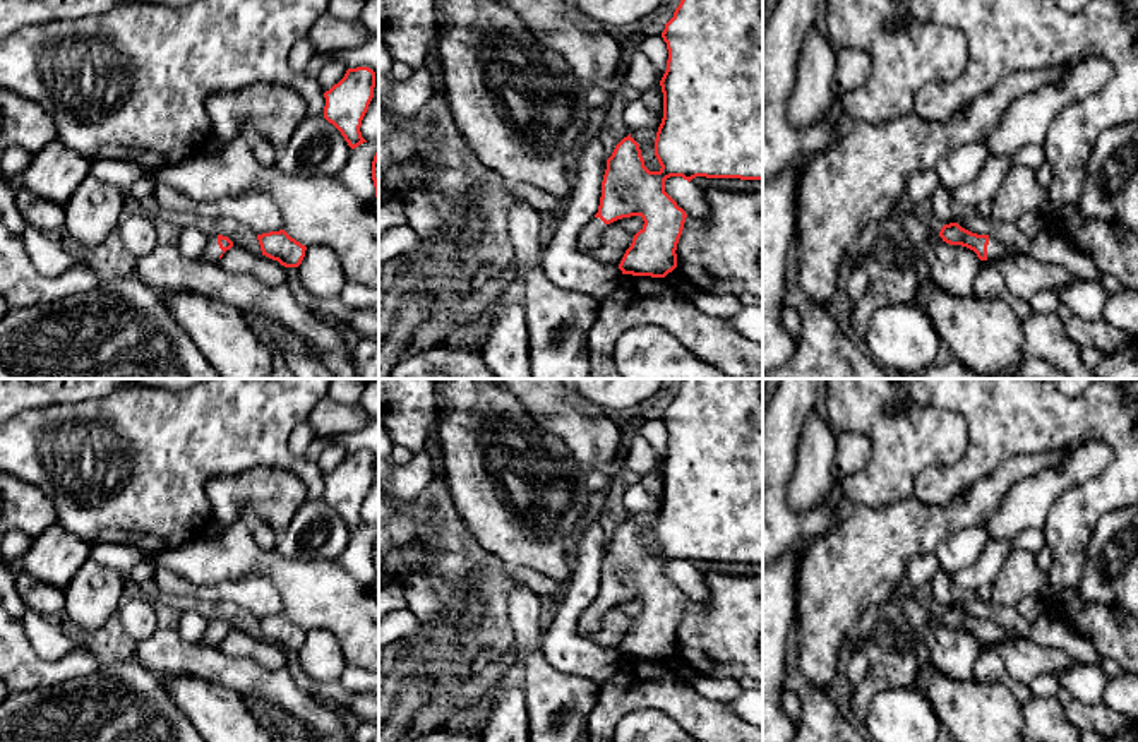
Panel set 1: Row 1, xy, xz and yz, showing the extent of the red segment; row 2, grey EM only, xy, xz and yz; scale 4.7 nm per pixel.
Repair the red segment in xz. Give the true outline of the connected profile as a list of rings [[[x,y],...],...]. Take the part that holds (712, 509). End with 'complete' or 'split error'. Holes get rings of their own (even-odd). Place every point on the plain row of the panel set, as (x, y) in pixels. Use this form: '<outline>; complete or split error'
[[[684,379],[674,401],[662,416],[667,427],[667,454],[660,464],[663,476],[663,502],[655,523],[658,555],[644,550],[639,528],[624,521],[607,543],[598,596],[578,620],[578,634],[596,634],[603,613],[622,601],[641,600],[644,608],[634,619],[619,653],[622,658],[665,661],[677,651],[677,627],[684,613],[686,595],[665,576],[665,564],[696,560],[763,564],[763,379]]]; split error

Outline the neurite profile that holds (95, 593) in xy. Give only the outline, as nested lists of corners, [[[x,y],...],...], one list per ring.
[[[89,559],[63,588],[63,612],[86,631],[99,629],[120,608],[127,579]]]

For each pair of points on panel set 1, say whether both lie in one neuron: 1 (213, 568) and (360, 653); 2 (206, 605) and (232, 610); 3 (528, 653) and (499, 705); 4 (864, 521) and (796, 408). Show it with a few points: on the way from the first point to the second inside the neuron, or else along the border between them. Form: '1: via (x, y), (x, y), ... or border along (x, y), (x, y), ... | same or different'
1: via (252, 564), (271, 564), (288, 574), (331, 614) | same
2: via (213, 610), (225, 610) | same
3: border along (521, 688), (530, 724) | different
4: border along (845, 509), (837, 523), (814, 535) | different

